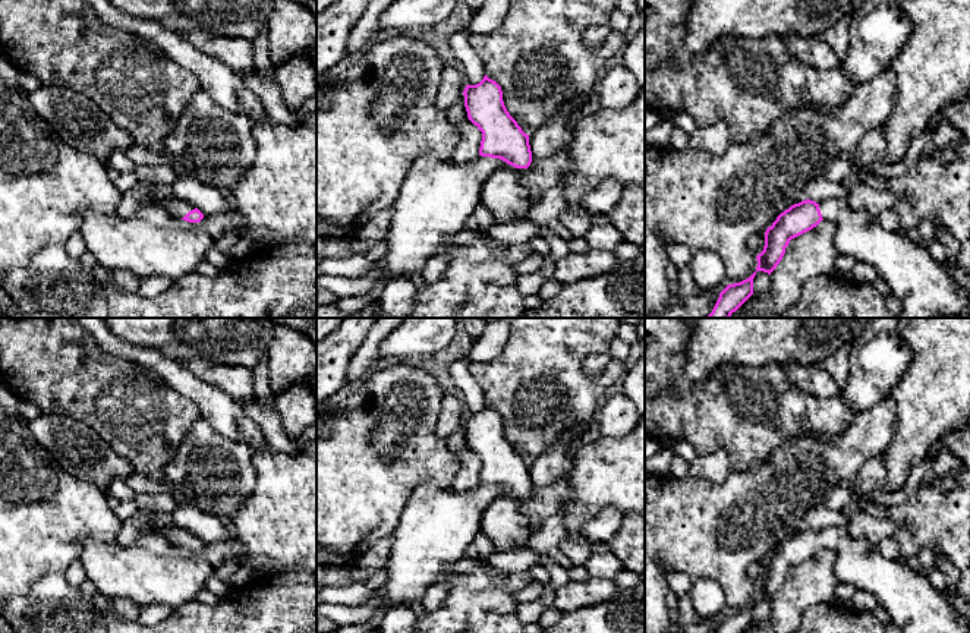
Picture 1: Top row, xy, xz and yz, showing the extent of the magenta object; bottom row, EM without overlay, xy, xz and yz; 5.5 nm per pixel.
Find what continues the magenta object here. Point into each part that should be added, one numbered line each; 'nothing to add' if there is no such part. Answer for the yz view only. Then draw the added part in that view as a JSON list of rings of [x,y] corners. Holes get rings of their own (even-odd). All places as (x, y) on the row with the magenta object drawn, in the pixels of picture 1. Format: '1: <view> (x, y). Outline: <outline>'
1: yz (926, 289). Outline: [[[845,198],[819,204],[822,218],[834,224],[837,253],[870,264],[901,300],[900,318],[970,315],[969,286],[951,275],[948,264],[935,261],[904,232],[888,232],[866,211],[853,210]]]

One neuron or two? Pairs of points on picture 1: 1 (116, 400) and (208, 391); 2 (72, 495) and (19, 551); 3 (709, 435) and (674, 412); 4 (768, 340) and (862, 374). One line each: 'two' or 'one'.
1: two
2: one
3: one
4: two

